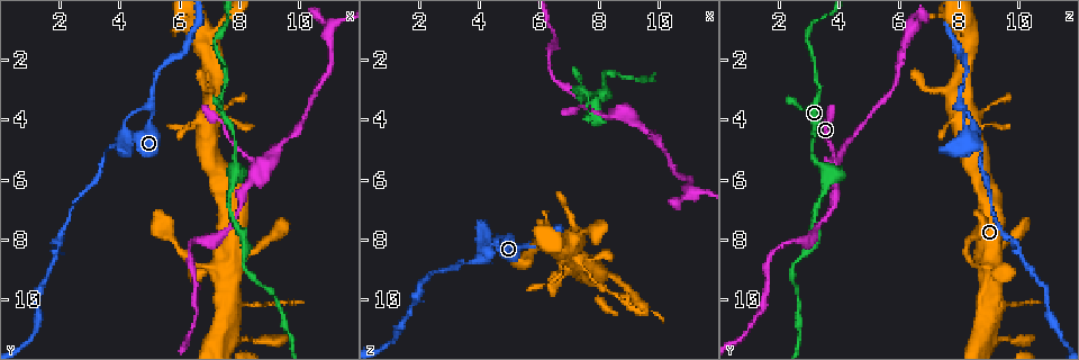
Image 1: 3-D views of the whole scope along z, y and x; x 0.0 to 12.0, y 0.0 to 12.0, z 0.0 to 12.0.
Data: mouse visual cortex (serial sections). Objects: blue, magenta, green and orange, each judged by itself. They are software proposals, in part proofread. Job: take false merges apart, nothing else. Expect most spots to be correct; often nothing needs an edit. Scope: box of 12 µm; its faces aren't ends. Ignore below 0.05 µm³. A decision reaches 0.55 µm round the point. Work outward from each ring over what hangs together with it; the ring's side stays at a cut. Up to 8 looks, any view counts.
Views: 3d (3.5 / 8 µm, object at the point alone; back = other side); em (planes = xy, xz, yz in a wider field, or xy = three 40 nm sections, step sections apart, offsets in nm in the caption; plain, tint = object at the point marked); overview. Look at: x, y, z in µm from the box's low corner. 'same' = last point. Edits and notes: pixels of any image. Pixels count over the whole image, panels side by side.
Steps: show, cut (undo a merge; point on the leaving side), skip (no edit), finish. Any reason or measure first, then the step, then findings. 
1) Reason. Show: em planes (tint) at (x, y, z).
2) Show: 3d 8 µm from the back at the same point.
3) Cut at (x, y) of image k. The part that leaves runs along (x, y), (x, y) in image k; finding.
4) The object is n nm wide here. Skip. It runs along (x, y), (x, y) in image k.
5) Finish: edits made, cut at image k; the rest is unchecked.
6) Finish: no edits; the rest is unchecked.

Arms part here. Show: 3d 3.5 µm from the back at (8.5, 5.6, 3.8).

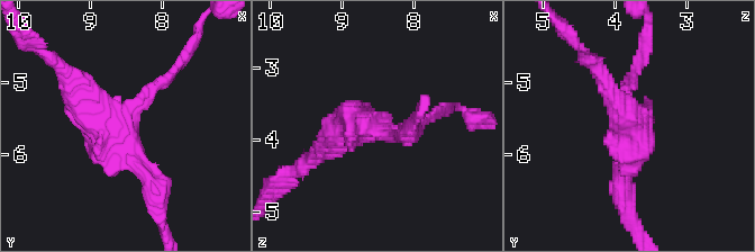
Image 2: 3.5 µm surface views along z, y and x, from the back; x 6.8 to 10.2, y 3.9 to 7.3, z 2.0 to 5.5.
Skip. It runs along (175, 70), (120, 122), (155, 187) in image 2; one cell here.

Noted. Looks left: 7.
Narrows sharply. Show: 3d 3.5 µm from the back at (9.7, 4.5, 4.5).

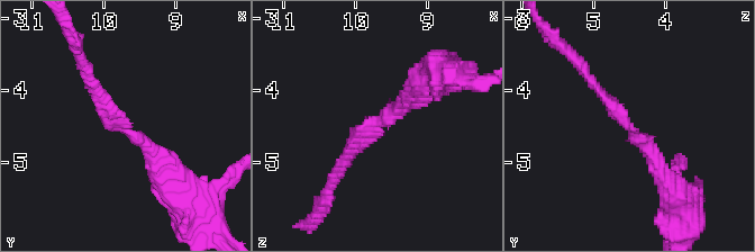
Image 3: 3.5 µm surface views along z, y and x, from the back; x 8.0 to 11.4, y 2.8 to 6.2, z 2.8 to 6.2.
The arms are 150, 250 nm wide. Show: em planes (plain) at (9.75, 4.50, 4.50).

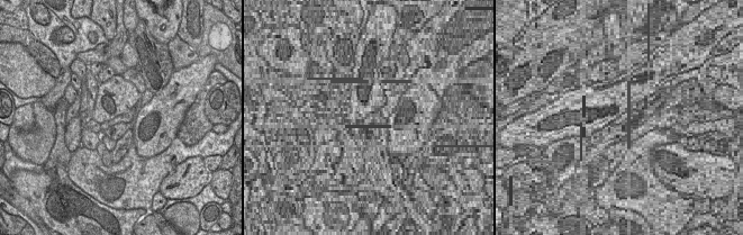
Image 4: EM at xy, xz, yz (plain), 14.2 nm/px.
Show: em planes (tint) at the same point.

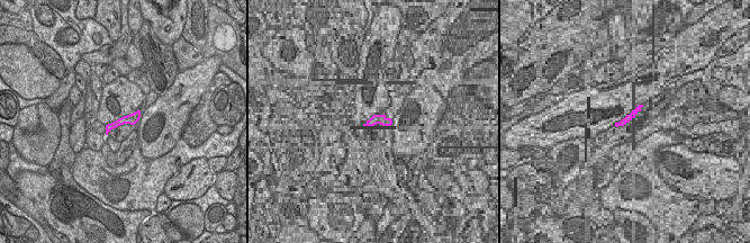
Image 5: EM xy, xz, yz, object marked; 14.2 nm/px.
The object is 160 nm wide here. Skip. It runs along (663, 173), (652, 152), (583, 70) in image 3; continuous, no second cell.

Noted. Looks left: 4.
Abrupt turn. Show: 3d 3.5 µm from the back at (3.8, 5.0, 8.7).

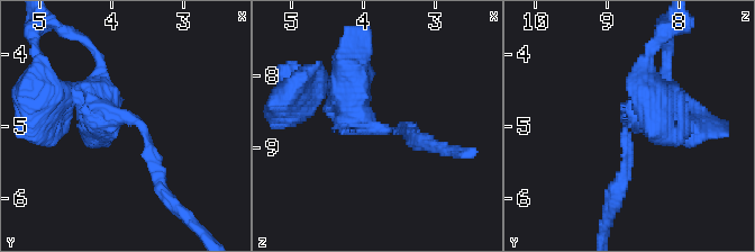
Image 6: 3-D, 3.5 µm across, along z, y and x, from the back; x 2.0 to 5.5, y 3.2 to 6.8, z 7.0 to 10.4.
Shape alone is not enough. Show: em xy step 2 (tint) at (3.80, 4.90, 8.75).

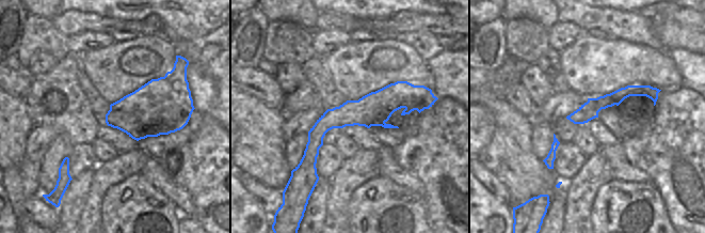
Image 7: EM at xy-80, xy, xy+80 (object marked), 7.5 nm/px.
The arms are 150, 300 nm wide. Skip. It runs along (75, 96), (138, 123), (158, 182) in image 6; one cell here.

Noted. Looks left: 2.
Finish: no edits; the rest is unchecked.

